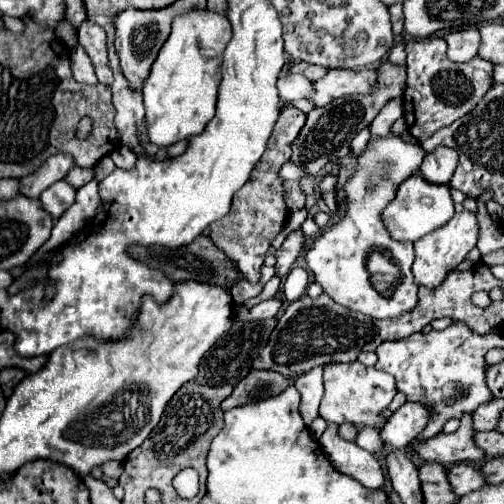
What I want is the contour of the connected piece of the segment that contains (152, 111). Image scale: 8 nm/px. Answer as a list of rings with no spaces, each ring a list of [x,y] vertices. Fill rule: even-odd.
[[[189,10],[185,14],[179,14],[173,20],[173,28],[171,34],[167,38],[167,42],[163,44],[149,78],[145,80],[143,86],[143,104],[145,104],[145,122],[147,122],[147,132],[149,132],[149,140],[153,144],[159,146],[169,146],[177,140],[187,140],[199,132],[203,132],[205,124],[215,116],[215,104],[217,104],[217,86],[221,82],[221,54],[227,46],[227,42],[231,40],[231,24],[223,14],[217,14],[213,10]],[[201,46],[207,48],[215,48],[217,56],[215,58],[205,58],[199,50]]]

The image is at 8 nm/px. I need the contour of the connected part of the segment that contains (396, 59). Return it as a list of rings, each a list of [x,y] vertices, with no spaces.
[[[405,42],[393,46],[393,50],[389,52],[389,62],[395,66],[405,66]]]

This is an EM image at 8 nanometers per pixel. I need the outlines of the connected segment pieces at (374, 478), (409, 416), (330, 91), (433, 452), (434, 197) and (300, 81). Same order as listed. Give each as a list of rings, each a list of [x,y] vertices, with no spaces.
[[[327,424],[327,430],[321,436],[319,444],[339,472],[359,480],[365,488],[371,488],[371,490],[385,488],[385,470],[377,462],[377,458],[371,452],[359,448],[355,442],[341,440],[337,436],[335,424]]]
[[[405,402],[393,416],[387,420],[385,428],[381,430],[381,438],[385,444],[393,448],[403,448],[423,432],[427,426],[427,420],[431,420],[431,412],[423,408],[423,404]]]
[[[365,68],[365,70],[329,70],[325,78],[315,82],[315,94],[311,100],[317,106],[327,106],[331,100],[351,96],[351,94],[371,94],[377,84],[377,68]]]
[[[471,414],[461,416],[461,426],[453,434],[435,434],[431,440],[417,440],[411,444],[413,452],[423,462],[439,462],[443,466],[453,466],[457,462],[477,462],[485,458],[485,452],[481,452],[473,442],[473,418]]]
[[[413,172],[415,176],[411,176],[409,180],[405,180],[399,190],[397,196],[393,198],[393,202],[383,210],[383,224],[389,232],[389,236],[393,240],[419,240],[421,236],[433,232],[435,228],[443,226],[453,214],[453,200],[449,194],[449,186],[435,186],[435,184],[427,184],[417,172]]]
[[[287,74],[277,80],[279,96],[285,102],[295,102],[295,100],[311,96],[311,84],[313,84],[311,80],[307,80],[305,76],[299,76],[299,74]]]

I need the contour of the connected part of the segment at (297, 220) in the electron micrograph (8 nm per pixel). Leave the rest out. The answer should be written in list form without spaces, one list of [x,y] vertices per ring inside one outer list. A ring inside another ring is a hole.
[[[301,208],[301,210],[297,210],[297,212],[293,212],[289,218],[287,218],[287,222],[285,222],[285,226],[283,226],[283,230],[279,232],[279,236],[273,240],[273,248],[279,248],[281,244],[283,244],[283,240],[285,240],[285,236],[291,232],[291,230],[297,230],[305,220],[307,220],[307,216],[309,216],[309,212],[307,212],[307,208]]]

